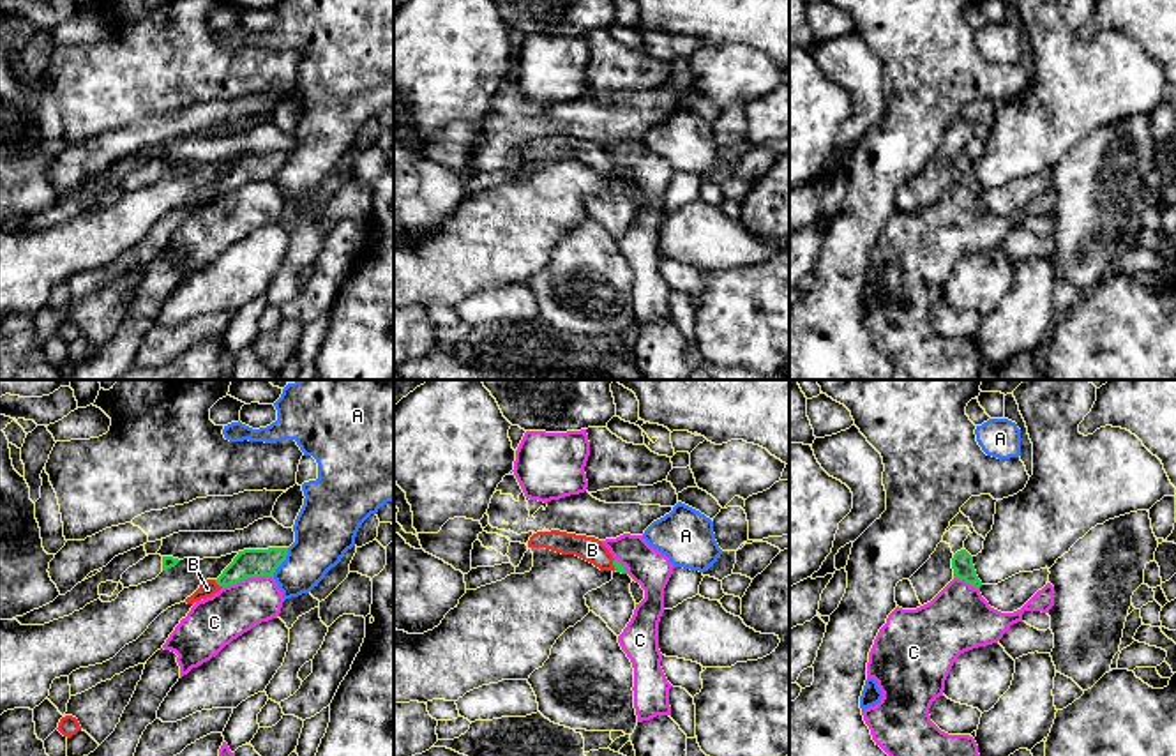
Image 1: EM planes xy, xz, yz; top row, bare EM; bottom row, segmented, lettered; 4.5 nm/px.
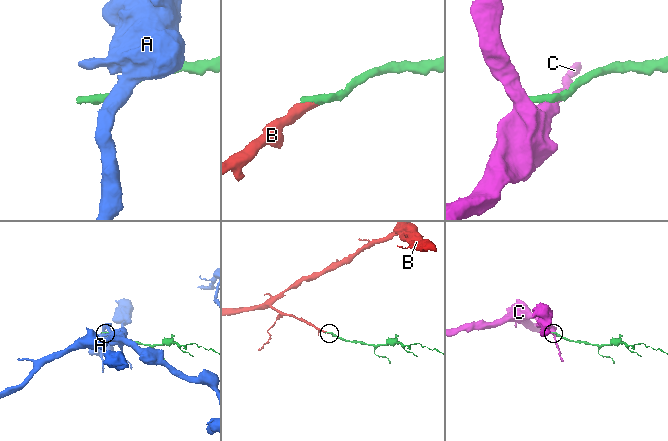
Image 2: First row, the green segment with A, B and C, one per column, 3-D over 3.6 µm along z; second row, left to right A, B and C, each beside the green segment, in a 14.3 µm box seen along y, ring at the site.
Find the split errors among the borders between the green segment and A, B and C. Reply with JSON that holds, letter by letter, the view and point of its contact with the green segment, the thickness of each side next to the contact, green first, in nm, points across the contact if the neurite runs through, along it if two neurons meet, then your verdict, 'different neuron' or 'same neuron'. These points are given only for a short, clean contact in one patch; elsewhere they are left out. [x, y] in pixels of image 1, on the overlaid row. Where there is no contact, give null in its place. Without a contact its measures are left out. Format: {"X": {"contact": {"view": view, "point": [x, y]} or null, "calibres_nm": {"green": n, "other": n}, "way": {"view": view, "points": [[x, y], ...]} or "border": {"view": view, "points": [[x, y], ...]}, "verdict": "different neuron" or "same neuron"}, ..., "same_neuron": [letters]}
{"A": {"contact": {"view": "xy", "point": [283, 560]}, "calibres_nm": {"green": 130, "other": 280}, "border": {"view": "xy", "points": [[288, 548], [286, 559], [272, 576]]}, "verdict": "different neuron"}, "B": {"contact": {"view": "xy", "point": [219, 585]}, "calibres_nm": {"green": 130, "other": 70}, "way": {"view": "xy", "points": [[249, 562], [219, 585], [207, 589]]}, "verdict": "same neuron"}, "C": {"contact": {"view": "xy", "point": [248, 576]}, "calibres_nm": {"green": 130, "other": 220}, "border": {"view": "xy", "points": [[272, 576], [248, 576], [223, 589]]}, "verdict": "different neuron"}, "same_neuron": ["B"]}

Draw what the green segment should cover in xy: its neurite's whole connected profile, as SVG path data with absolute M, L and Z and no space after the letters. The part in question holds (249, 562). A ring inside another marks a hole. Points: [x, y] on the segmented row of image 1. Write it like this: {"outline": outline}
{"outline": "M288 548L238 551L238 555L217 579L207 579L205 583L201 583L200 588L185 599L185 602L194 604L201 599L212 597L221 588L237 585L247 578L274 578L275 569L286 560L286 555Z"}

